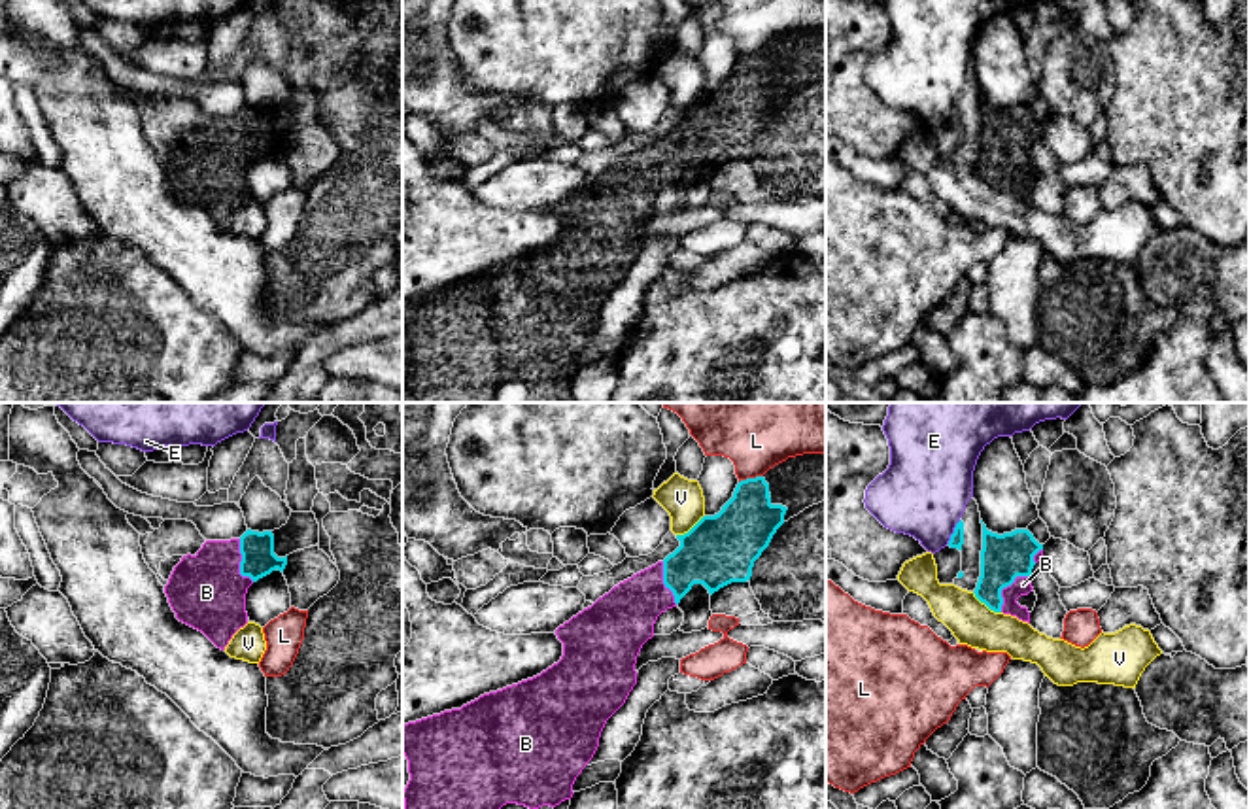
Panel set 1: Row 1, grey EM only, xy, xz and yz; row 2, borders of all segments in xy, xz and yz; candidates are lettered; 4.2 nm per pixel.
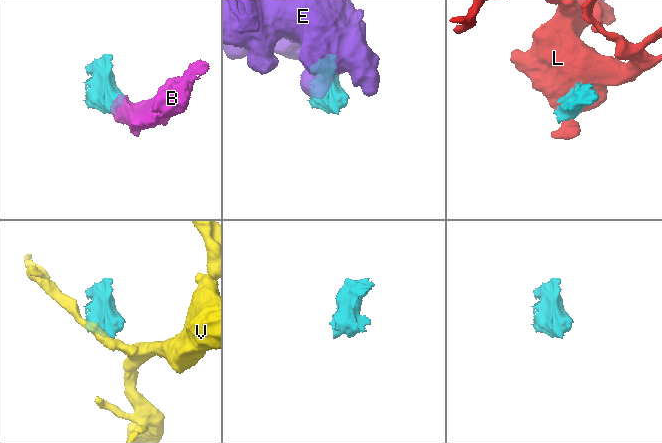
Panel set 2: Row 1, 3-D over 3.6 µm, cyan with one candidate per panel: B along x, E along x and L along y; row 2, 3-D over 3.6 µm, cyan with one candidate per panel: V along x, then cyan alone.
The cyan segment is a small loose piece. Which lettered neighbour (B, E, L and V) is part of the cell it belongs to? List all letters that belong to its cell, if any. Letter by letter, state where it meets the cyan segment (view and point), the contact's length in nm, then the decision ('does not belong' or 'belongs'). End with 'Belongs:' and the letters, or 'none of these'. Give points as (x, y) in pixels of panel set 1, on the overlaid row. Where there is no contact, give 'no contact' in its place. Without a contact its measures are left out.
B: contact yz (1004, 586); length 200 nm; belongs
E: contact yz (955, 532); length 120 nm; does not belong
L: contact xz (751, 479); length 110 nm; does not belong
V: contact yz (987, 605); length 160 nm; does not belong
Belongs: B

